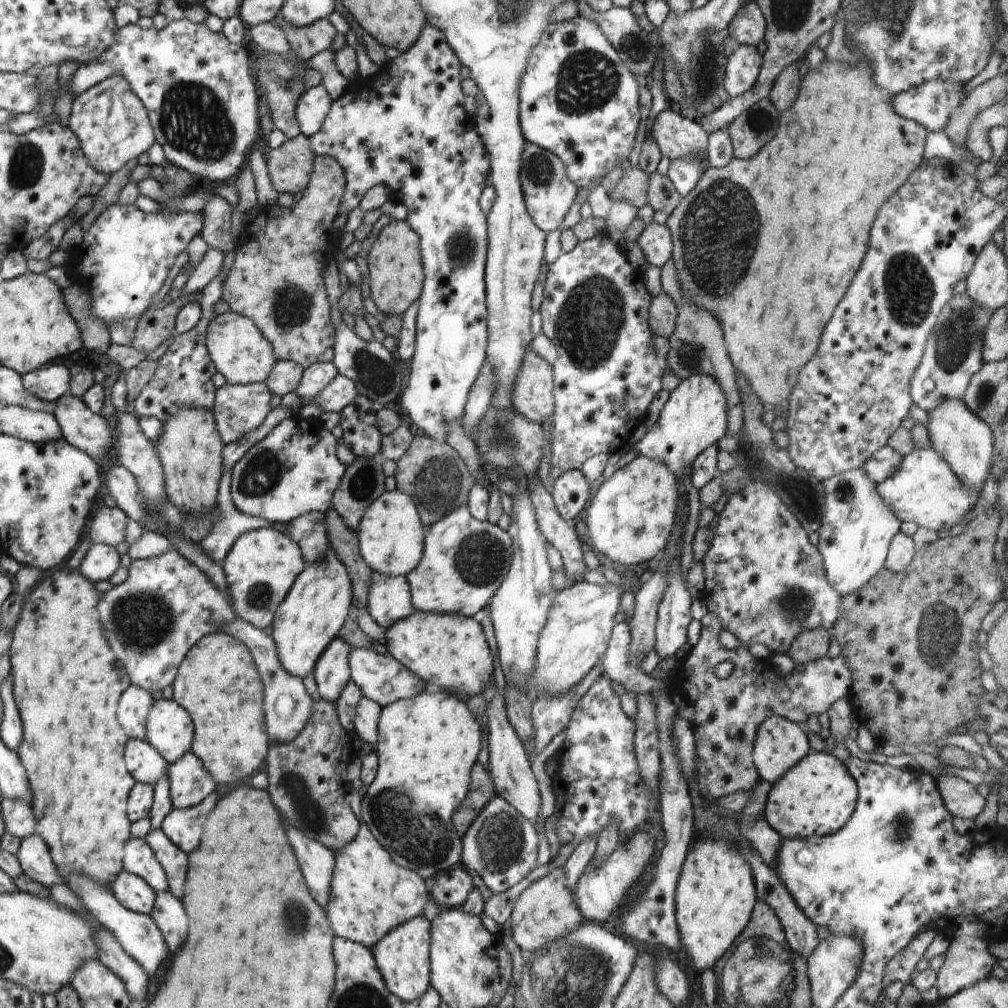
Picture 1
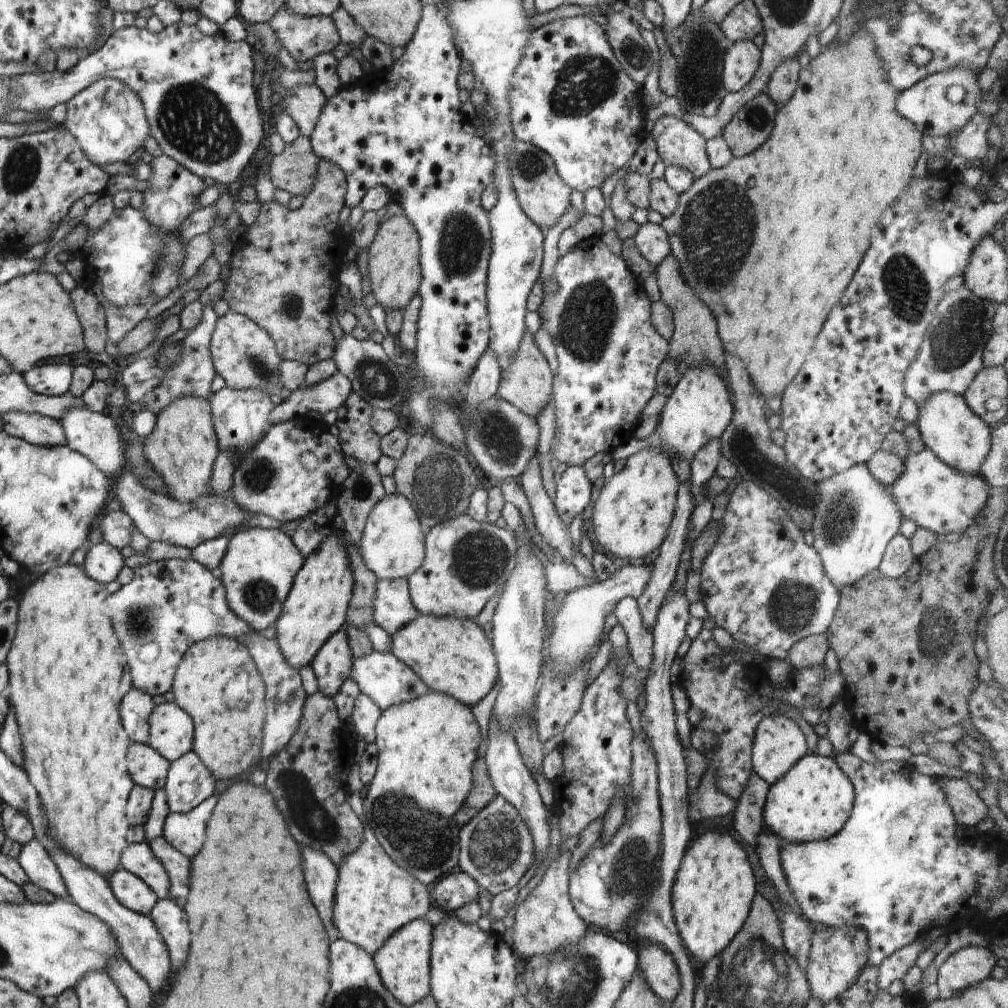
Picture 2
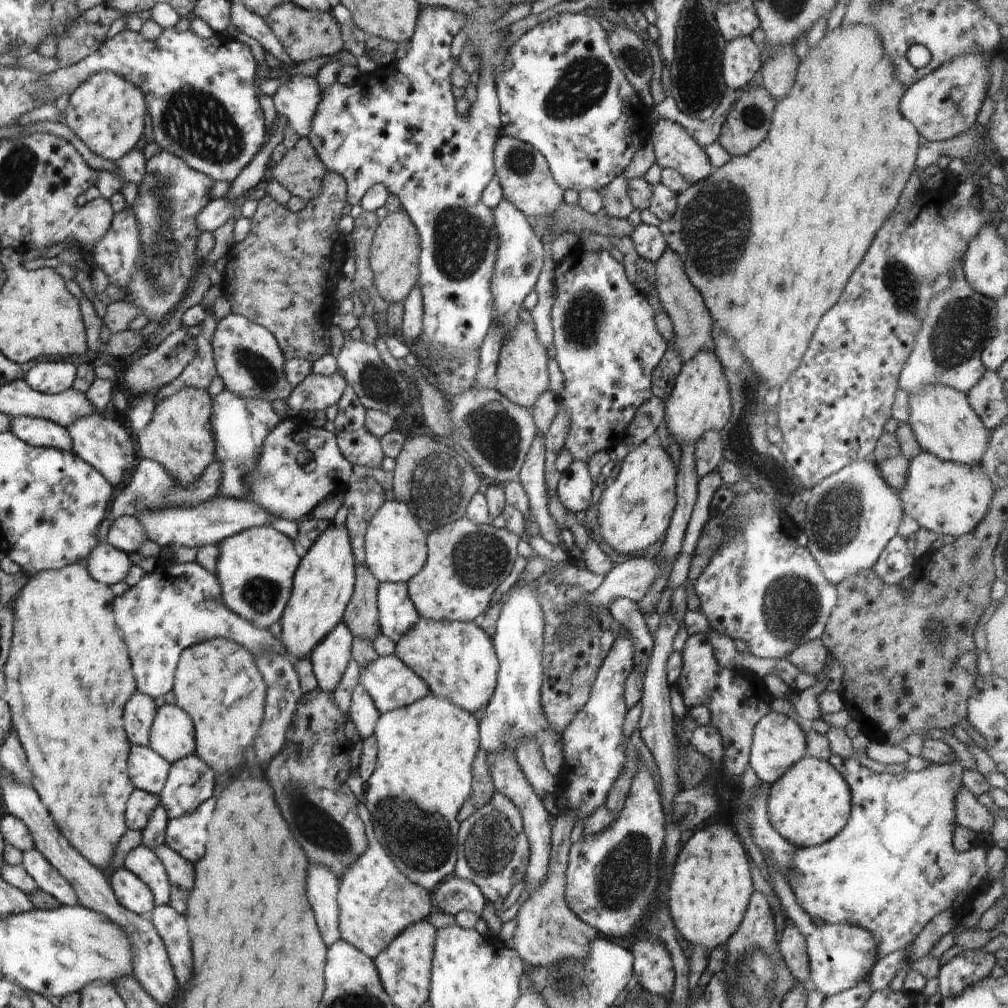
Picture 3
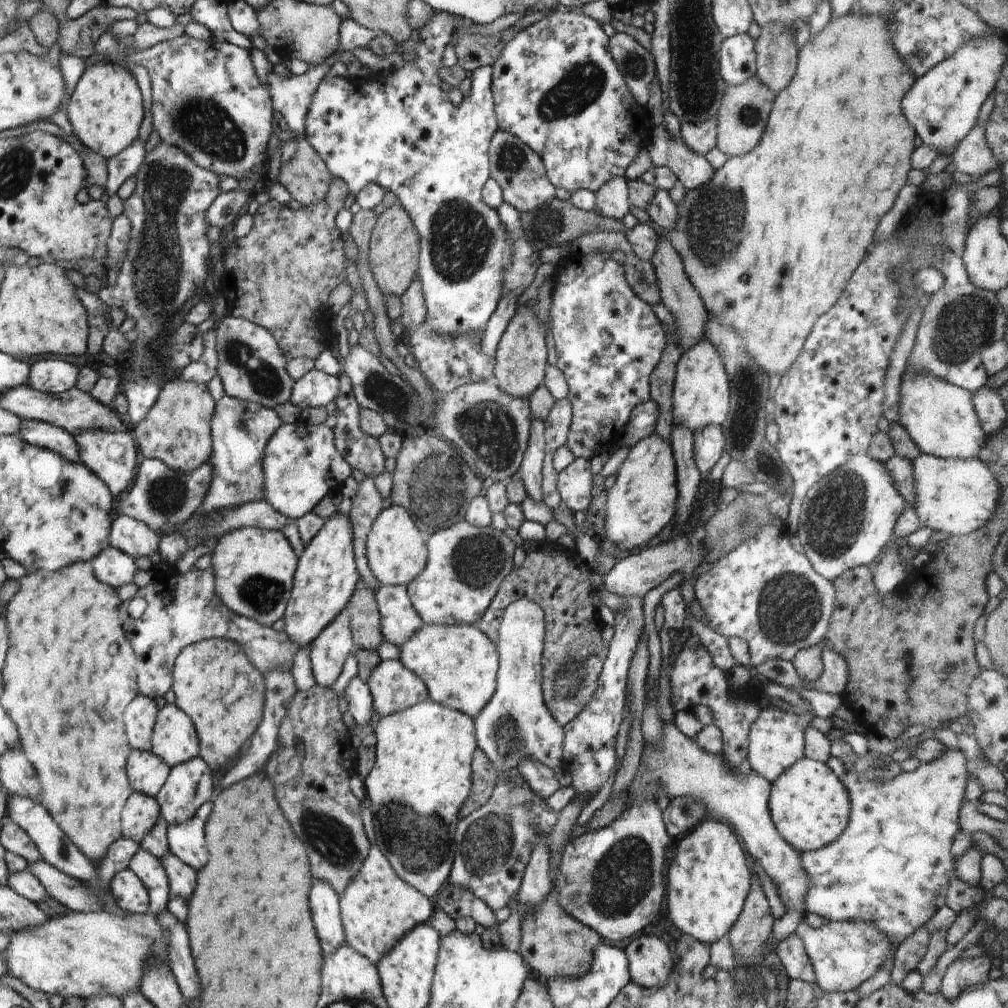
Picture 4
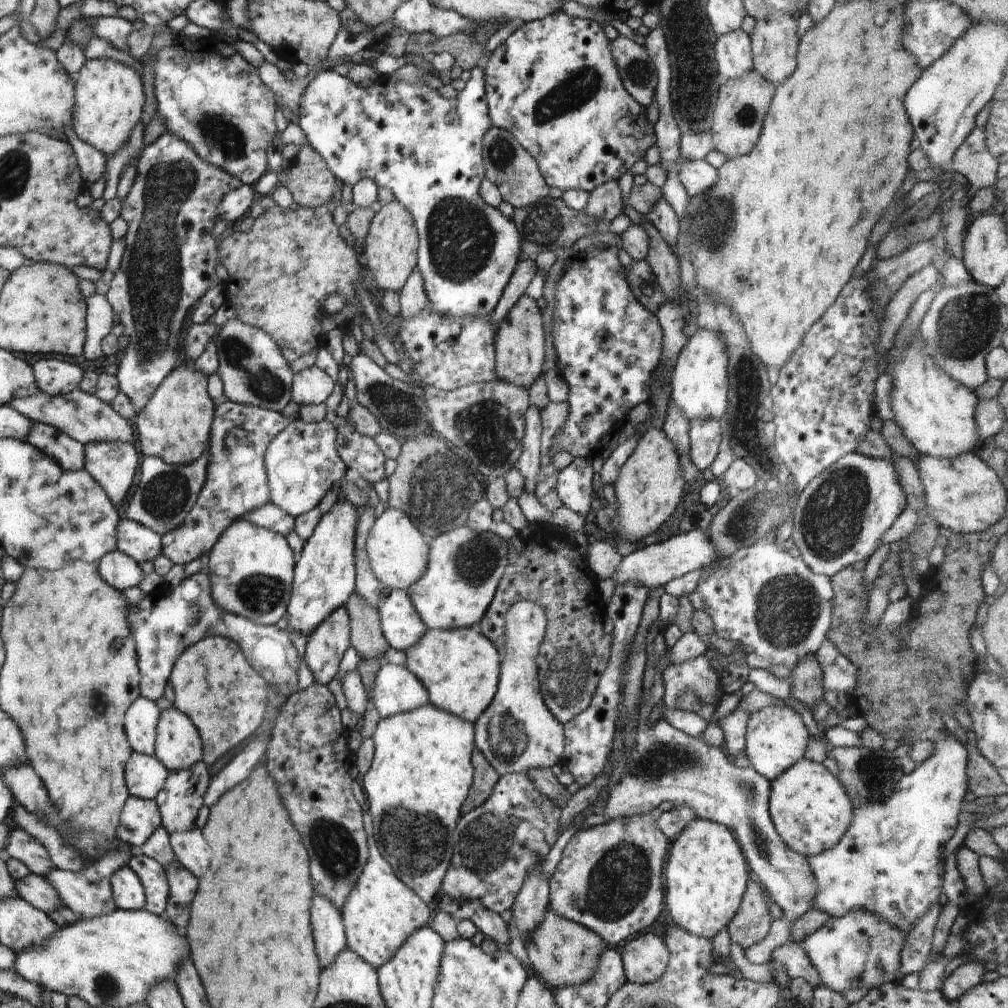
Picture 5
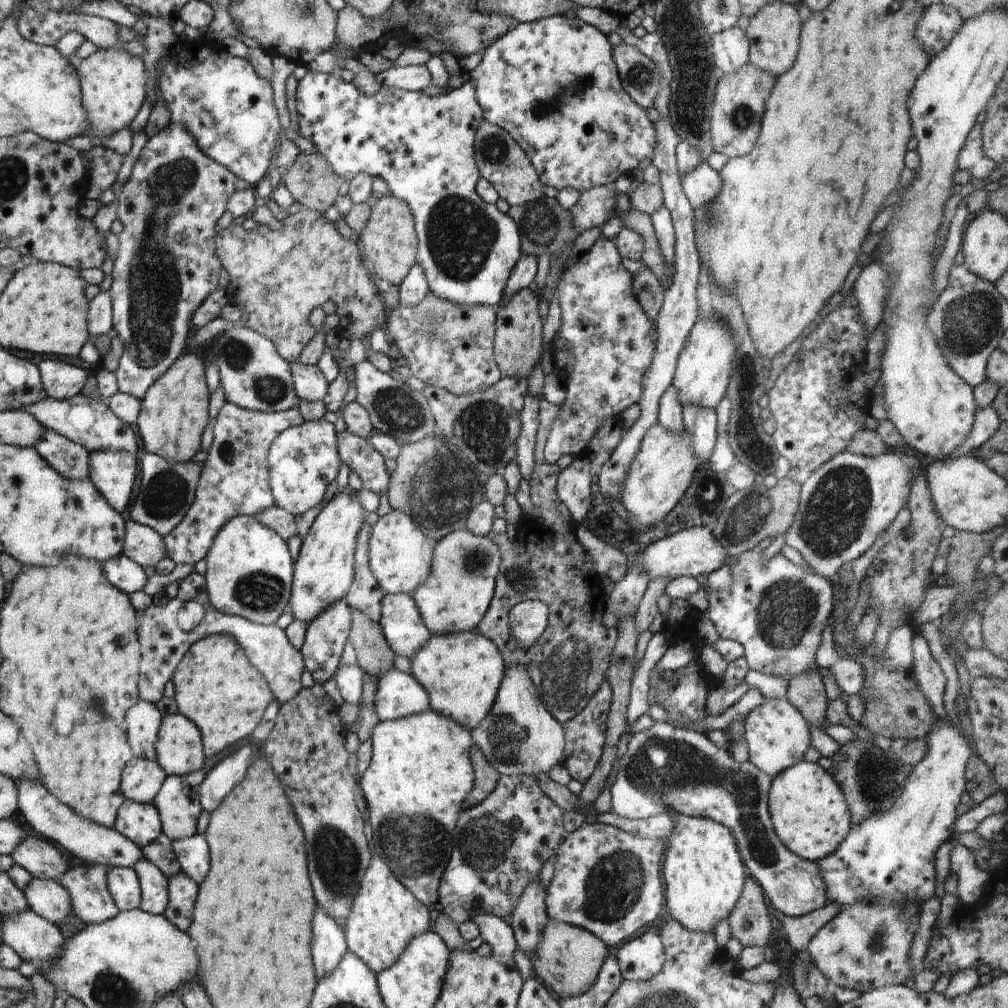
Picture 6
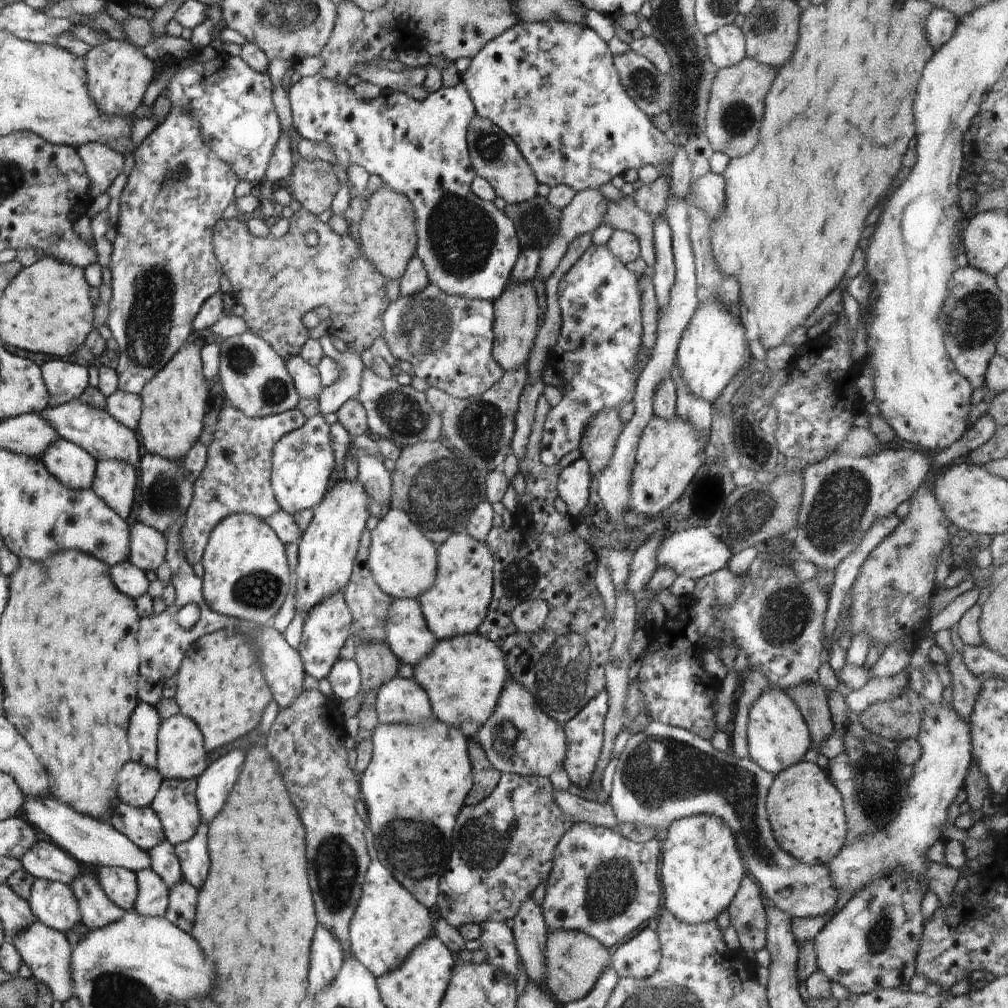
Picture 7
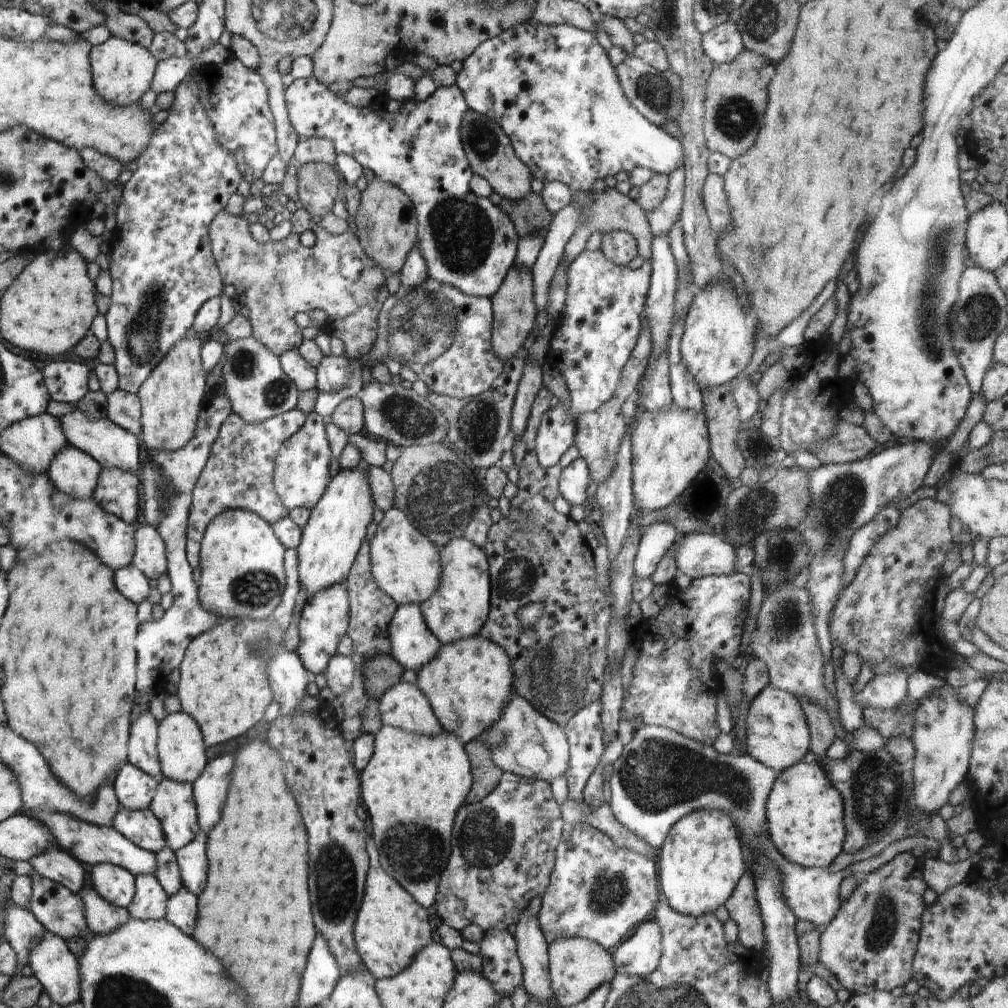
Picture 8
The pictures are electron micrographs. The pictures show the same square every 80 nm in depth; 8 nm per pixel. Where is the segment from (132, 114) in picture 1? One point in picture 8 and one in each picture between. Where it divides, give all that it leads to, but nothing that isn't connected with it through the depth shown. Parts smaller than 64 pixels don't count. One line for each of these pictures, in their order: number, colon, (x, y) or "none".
2: (107, 118)
3: (106, 112)
4: (105, 111)
5: (109, 96)
6: (112, 81)
7: (119, 74)
8: (122, 70)

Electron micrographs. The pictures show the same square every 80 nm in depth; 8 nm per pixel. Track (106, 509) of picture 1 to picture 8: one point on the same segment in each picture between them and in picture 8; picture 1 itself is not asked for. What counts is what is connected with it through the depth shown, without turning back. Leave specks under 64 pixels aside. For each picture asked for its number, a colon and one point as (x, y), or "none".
2: (117, 527)
3: (127, 533)
4: (135, 538)
5: (141, 543)
6: (143, 545)
7: (149, 545)
8: (150, 559)

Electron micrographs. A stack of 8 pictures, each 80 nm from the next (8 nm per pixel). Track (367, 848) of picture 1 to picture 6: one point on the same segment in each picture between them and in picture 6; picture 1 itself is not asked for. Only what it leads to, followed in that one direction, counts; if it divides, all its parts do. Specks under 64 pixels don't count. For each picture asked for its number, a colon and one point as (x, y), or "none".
2: (374, 897)
3: (376, 902)
4: (378, 908)
5: (381, 912)
6: (385, 916)

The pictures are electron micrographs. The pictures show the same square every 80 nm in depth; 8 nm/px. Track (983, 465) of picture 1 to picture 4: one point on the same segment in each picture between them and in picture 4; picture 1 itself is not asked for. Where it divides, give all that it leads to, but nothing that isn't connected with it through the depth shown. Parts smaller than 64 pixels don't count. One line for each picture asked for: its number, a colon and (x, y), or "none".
2: (948, 427)
3: (944, 424)
4: (940, 417)

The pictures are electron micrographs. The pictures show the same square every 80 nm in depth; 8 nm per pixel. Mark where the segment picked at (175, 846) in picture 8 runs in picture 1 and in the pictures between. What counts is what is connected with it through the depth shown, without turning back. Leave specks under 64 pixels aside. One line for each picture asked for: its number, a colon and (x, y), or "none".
1: (189, 782)
2: (189, 782)
3: (190, 781)
4: (189, 785)
5: (179, 801)
6: (178, 804)
7: (175, 803)

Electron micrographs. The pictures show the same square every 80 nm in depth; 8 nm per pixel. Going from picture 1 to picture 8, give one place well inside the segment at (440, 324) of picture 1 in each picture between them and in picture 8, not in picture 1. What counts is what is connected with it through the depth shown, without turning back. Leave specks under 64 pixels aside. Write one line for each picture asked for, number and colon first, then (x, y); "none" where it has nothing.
2: (401, 126)
3: (366, 131)
4: (399, 130)
5: (427, 149)
6: (422, 146)
7: (419, 149)
8: (467, 242)

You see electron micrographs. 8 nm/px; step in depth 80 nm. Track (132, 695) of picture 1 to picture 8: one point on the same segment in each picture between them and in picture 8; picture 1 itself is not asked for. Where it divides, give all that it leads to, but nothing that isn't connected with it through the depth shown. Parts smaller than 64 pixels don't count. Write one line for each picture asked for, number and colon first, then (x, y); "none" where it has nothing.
2: (138, 709)
3: (139, 717)
4: (140, 721)
5: (144, 717)
6: (145, 720)
7: (144, 728)
8: (143, 745)

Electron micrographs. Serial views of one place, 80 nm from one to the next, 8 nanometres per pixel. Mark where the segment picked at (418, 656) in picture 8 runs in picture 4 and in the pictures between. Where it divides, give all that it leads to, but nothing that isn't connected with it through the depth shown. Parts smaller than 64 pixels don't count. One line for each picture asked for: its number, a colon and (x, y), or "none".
4: (399, 620)
5: (401, 625)
6: (401, 623)
7: (407, 635)

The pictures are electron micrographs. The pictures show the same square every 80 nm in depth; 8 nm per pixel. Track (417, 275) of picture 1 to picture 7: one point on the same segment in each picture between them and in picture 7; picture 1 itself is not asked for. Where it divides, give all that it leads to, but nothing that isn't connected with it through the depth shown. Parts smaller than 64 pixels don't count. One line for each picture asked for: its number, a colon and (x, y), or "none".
2: (393, 257)
3: (394, 257)
4: (394, 245)
5: (391, 245)
6: (389, 243)
7: (387, 233)

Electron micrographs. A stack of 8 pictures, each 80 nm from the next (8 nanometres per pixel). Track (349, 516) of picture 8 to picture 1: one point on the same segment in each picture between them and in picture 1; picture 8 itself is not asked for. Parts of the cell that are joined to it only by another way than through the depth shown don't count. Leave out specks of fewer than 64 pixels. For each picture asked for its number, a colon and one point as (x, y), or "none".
1: (310, 617)
2: (316, 607)
3: (323, 583)
4: (326, 576)
5: (324, 576)
6: (323, 573)
7: (326, 552)

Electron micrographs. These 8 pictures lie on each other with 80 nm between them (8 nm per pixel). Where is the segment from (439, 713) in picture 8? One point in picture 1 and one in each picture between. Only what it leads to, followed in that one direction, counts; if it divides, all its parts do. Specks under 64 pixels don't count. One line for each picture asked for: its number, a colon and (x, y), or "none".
1: (448, 651)
2: (453, 656)
3: (456, 659)
4: (458, 664)
5: (459, 668)
6: (461, 672)
7: (463, 677)

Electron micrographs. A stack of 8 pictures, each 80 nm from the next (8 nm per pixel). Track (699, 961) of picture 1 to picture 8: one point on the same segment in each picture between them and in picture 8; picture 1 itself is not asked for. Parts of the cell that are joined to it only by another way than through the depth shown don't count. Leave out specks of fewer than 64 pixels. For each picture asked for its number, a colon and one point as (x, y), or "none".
2: (713, 889)
3: (711, 885)
4: (709, 878)
5: (706, 874)
6: (705, 874)
7: (702, 868)
8: (701, 860)

